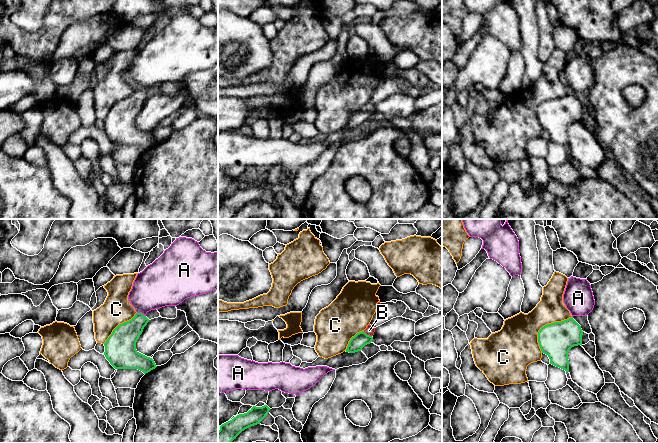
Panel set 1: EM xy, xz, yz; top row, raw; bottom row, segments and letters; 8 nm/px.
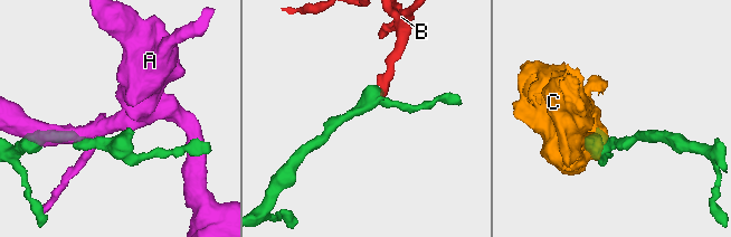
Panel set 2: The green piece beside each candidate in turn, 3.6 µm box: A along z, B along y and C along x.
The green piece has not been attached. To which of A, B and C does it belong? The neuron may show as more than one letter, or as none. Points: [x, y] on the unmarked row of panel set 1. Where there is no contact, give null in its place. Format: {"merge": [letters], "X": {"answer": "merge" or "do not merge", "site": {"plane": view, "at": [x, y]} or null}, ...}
{"merge": ["B"], "A": {"answer": "do not merge", "site": {"plane": "xy", "at": [141, 89]}}, "B": {"answer": "merge", "site": {"plane": "xz", "at": [366, 110]}}, "C": {"answer": "do not merge", "site": {"plane": "yz", "at": [545, 101]}}}

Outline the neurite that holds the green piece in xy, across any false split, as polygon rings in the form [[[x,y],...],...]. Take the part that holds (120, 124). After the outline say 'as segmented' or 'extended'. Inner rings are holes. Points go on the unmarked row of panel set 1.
[[[136,89],[131,96],[118,101],[113,106],[112,110],[104,119],[104,131],[115,145],[138,145],[146,150],[157,143],[152,134],[147,133],[136,126],[136,118],[148,98],[149,95],[142,89]]]; as segmented

